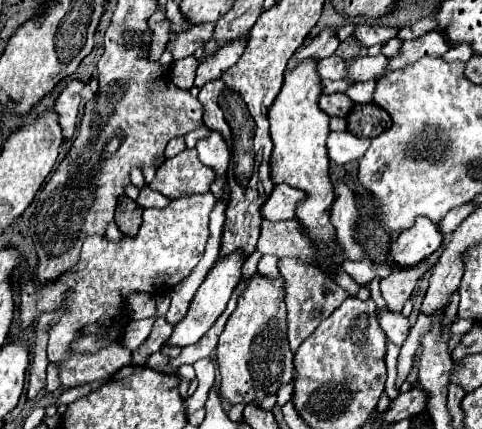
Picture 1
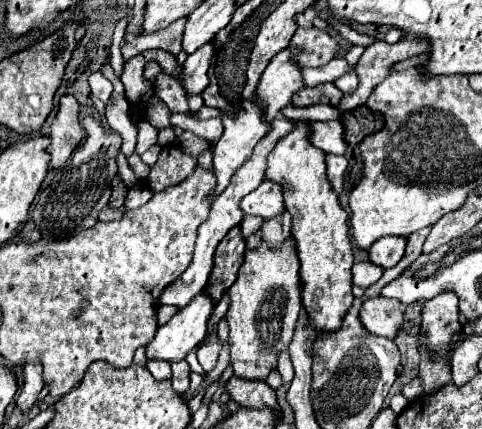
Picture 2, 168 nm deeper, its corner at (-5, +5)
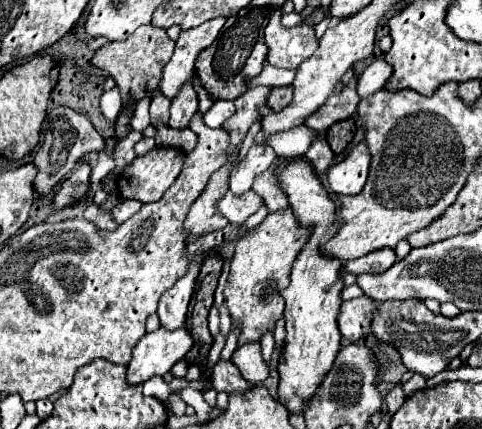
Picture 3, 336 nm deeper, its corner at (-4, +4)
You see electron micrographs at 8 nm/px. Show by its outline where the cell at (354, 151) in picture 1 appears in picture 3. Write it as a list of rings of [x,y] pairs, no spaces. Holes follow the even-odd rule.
[[[297,125],[279,133],[265,133],[261,129],[253,141],[259,145],[269,145],[281,157],[301,157],[305,155],[305,149],[309,149],[313,139],[317,139],[317,135],[311,133],[311,129],[305,129],[305,125]]]

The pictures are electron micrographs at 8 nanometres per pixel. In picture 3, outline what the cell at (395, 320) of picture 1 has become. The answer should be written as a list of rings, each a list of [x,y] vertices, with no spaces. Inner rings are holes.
[[[365,295],[343,301],[339,309],[339,317],[337,317],[341,335],[349,339],[351,343],[357,343],[361,337],[365,337],[369,333],[371,315],[375,313],[375,309],[377,309],[375,303],[369,301]]]

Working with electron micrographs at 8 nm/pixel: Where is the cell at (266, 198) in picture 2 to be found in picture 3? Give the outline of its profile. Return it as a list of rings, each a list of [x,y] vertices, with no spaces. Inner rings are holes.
[[[227,191],[217,201],[217,211],[223,217],[227,217],[233,225],[243,225],[245,219],[249,215],[253,215],[261,205],[263,205],[261,197],[257,197],[257,193],[253,193],[253,191],[243,193],[243,195],[233,195],[231,191]]]

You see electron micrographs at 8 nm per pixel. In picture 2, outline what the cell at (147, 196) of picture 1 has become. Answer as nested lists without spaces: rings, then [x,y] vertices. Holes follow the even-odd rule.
[[[144,184],[132,186],[130,192],[128,192],[128,196],[126,196],[126,208],[128,208],[128,210],[138,208],[138,206],[146,204],[152,196],[154,196],[154,192],[150,192],[150,188],[146,188]]]

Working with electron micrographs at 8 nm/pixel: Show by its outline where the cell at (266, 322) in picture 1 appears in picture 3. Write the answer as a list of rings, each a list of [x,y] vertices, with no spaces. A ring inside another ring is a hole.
[[[291,207],[269,213],[261,225],[237,239],[231,273],[225,285],[225,299],[233,323],[241,327],[239,345],[259,341],[263,333],[273,331],[275,321],[283,315],[285,301],[281,291],[289,285],[289,273],[295,257],[309,239],[311,229],[301,225]]]

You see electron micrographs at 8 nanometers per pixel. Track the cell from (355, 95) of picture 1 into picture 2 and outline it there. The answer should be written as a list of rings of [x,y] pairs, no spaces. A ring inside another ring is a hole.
[[[350,72],[348,76],[342,76],[340,80],[334,82],[342,92],[354,92],[358,88],[358,76],[354,72]]]

